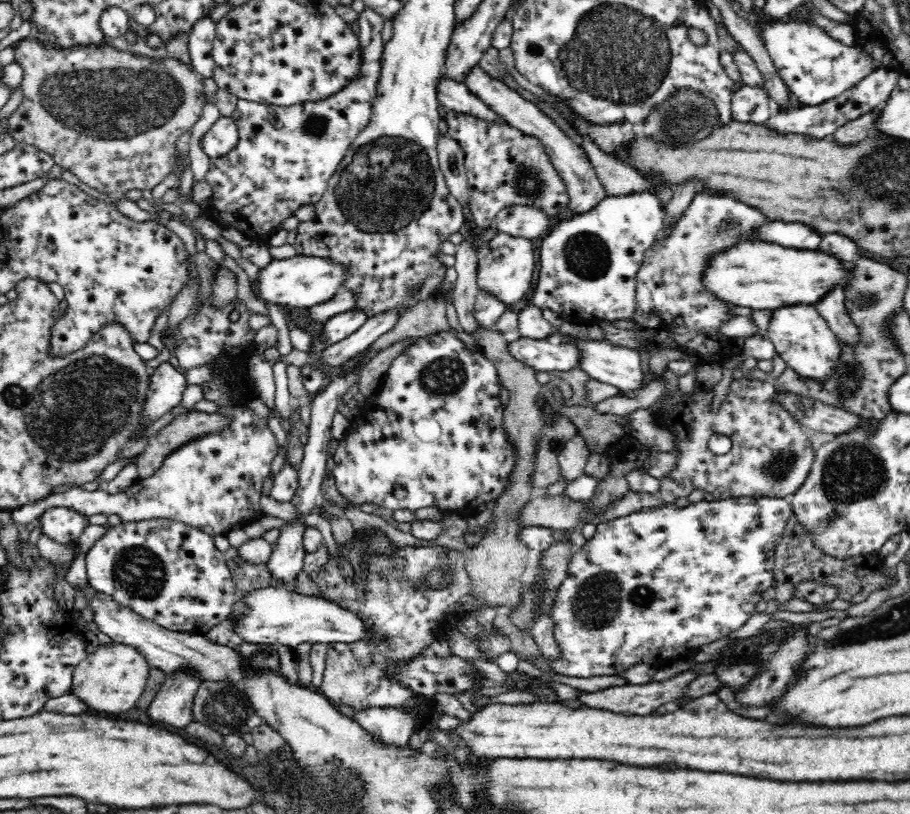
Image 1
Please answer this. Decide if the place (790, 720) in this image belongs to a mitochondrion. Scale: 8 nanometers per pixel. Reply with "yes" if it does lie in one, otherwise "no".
no

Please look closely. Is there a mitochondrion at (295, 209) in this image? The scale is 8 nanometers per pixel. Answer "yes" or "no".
no

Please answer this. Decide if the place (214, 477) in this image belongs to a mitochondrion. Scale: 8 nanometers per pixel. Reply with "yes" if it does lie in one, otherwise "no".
yes

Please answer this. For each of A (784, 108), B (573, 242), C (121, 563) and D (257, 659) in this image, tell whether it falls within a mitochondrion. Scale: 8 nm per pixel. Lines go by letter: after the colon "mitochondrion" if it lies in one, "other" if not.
A: other
B: mitochondrion
C: mitochondrion
D: mitochondrion

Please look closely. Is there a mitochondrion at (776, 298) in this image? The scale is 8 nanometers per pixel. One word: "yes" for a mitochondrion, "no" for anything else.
no

